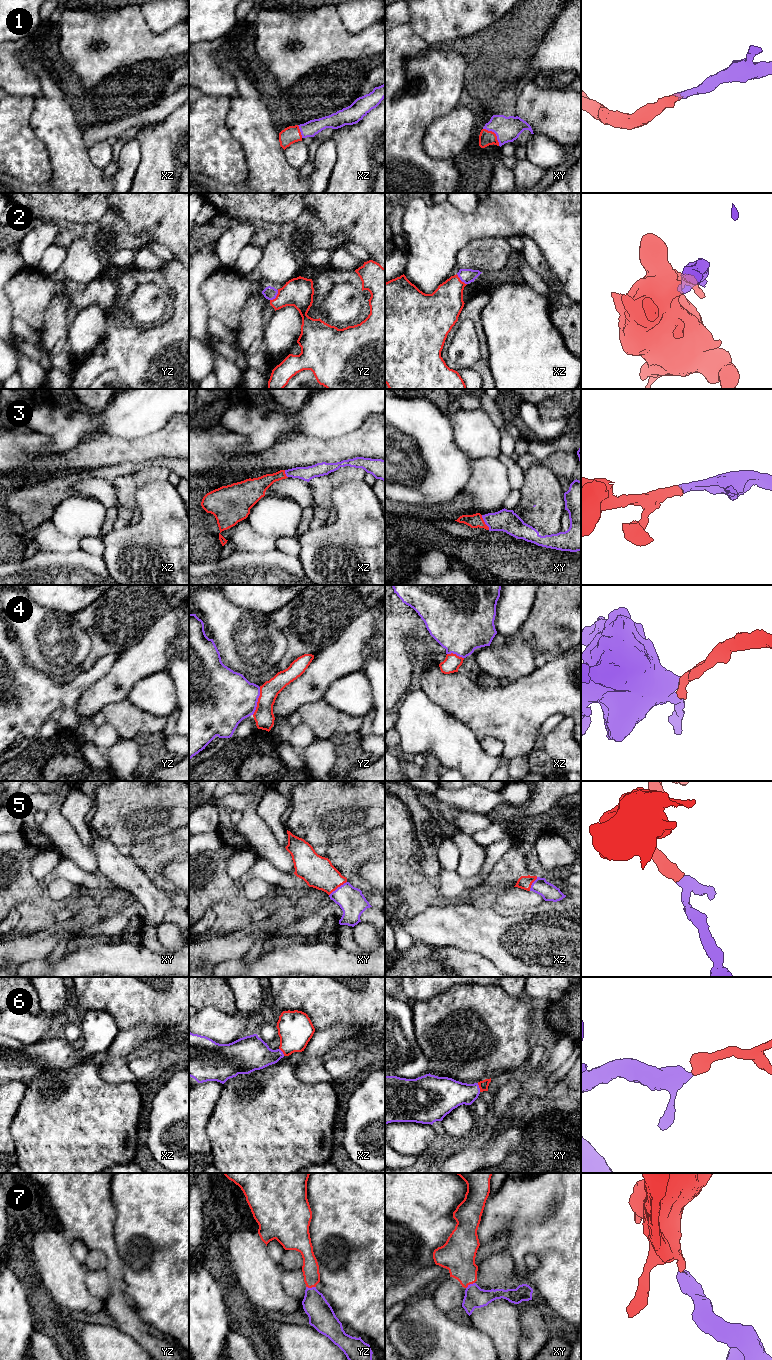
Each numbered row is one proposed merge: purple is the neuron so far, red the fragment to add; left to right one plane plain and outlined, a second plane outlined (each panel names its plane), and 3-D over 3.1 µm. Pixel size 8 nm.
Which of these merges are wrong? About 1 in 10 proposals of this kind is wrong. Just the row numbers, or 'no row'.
no row

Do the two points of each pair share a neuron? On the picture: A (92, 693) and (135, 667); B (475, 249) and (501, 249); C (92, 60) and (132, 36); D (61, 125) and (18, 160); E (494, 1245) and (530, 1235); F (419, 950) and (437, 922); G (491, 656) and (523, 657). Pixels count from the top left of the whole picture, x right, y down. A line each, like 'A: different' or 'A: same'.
A: same
B: same
C: same
D: different
E: different
F: different
G: same

